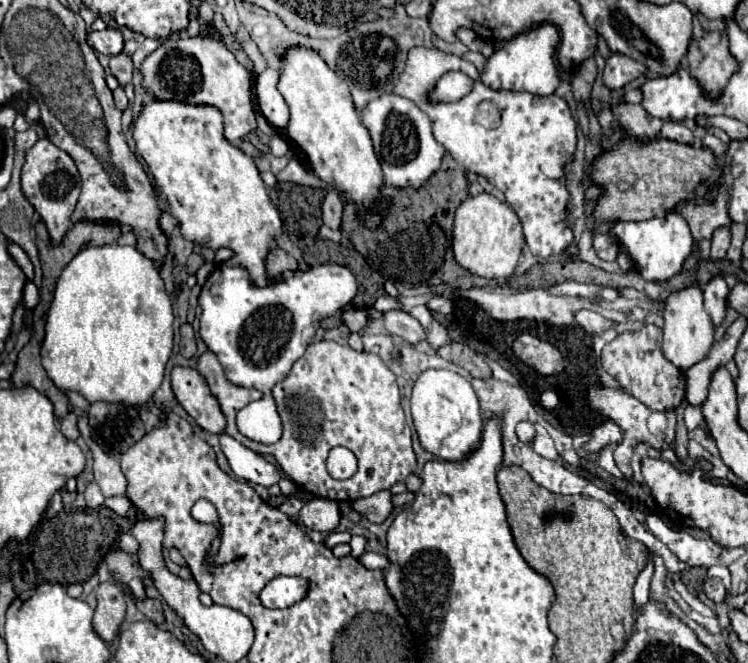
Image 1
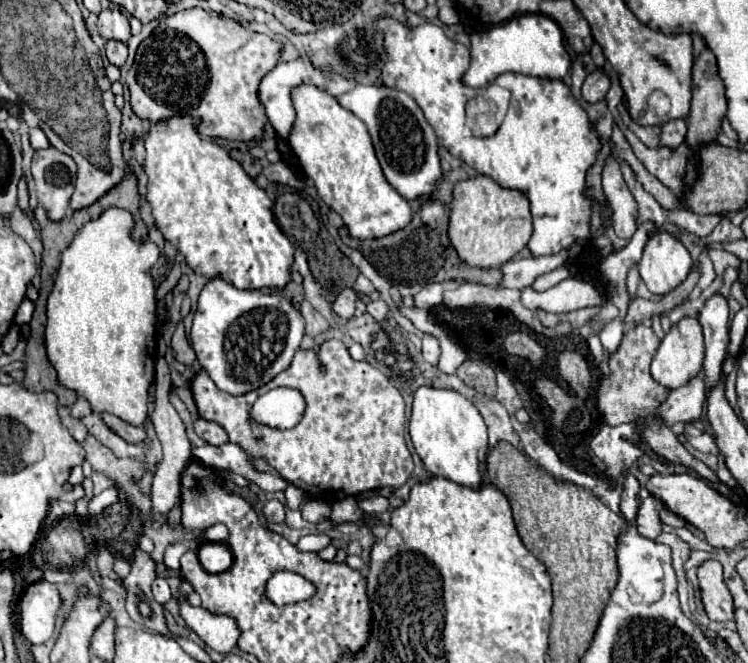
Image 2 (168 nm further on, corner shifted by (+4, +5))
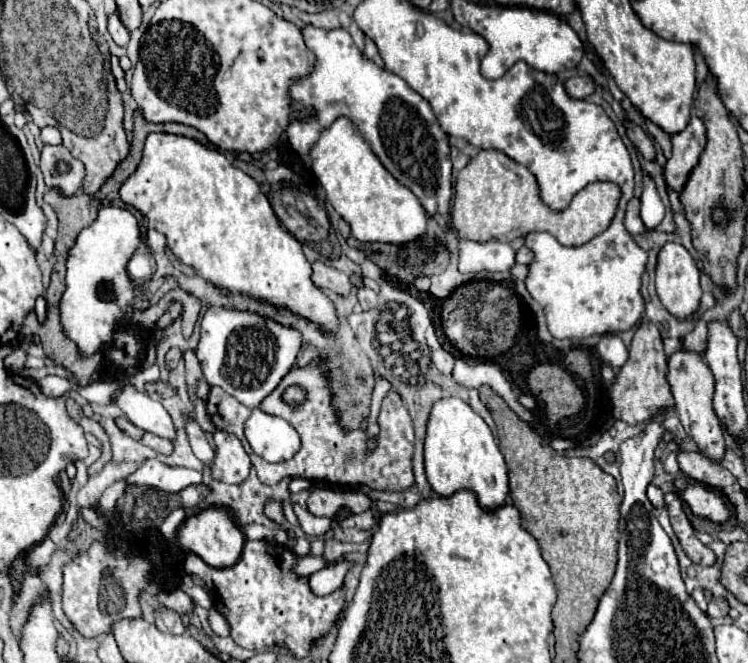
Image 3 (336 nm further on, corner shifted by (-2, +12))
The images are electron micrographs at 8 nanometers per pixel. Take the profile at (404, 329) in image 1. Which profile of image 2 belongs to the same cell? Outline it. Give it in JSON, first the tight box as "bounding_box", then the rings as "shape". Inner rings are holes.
{"bounding_box":[367,299,391,321],"shape":[[[383,299],[367,303],[367,313],[371,313],[377,321],[385,321],[385,319],[391,317],[391,309],[387,307],[387,303]]]}

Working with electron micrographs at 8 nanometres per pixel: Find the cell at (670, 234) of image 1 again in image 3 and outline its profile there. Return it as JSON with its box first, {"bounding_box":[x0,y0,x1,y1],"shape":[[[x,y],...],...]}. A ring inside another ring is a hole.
{"bounding_box":[655,244,701,320],"shape":[[[665,244],[661,248],[655,282],[657,282],[657,296],[659,296],[661,304],[677,320],[685,320],[685,318],[693,316],[699,310],[699,302],[701,302],[699,270],[695,266],[695,260],[691,258],[691,254],[683,246],[679,246],[679,244]]]}

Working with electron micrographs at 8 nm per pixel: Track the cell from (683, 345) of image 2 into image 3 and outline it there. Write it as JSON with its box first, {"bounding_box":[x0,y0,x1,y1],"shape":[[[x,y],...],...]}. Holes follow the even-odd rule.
{"bounding_box":[667,350,725,462],"shape":[[[679,350],[669,358],[667,366],[667,380],[671,384],[671,392],[675,396],[675,410],[679,414],[679,420],[685,428],[685,432],[691,436],[691,440],[697,444],[699,452],[707,456],[713,462],[723,460],[725,456],[725,438],[723,438],[723,428],[719,424],[719,418],[715,416],[713,410],[713,376],[711,370],[707,368],[705,360],[701,354]]]}

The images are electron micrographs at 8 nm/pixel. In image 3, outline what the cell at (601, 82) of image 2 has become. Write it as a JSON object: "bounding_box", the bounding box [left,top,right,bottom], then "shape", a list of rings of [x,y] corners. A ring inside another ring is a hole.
{"bounding_box":[565,76,595,100],"shape":[[[571,76],[571,78],[567,78],[565,80],[565,90],[575,100],[583,100],[585,96],[589,96],[589,94],[595,92],[593,82],[587,76]]]}

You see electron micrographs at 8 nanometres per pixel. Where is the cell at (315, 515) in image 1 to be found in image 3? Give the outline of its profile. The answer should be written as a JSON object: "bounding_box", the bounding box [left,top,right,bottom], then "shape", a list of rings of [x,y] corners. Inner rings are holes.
{"bounding_box":[307,488,359,516],"shape":[[[313,488],[307,498],[307,510],[313,516],[335,516],[341,508],[349,508],[357,512],[359,496],[355,492],[341,492],[333,488]]]}

